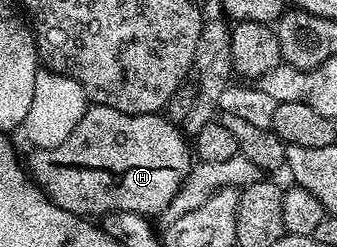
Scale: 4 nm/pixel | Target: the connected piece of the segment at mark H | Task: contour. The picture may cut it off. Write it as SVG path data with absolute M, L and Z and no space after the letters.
M96 104L86 109L83 120L75 124L75 132L71 132L71 136L67 136L63 144L55 144L55 148L42 150L33 148L30 151L27 169L36 186L59 208L82 216L100 216L107 212L159 216L171 202L171 196L179 192L183 180L187 180L189 169L195 161L190 143L179 129L178 123L169 121L160 113L124 114L115 108Z

